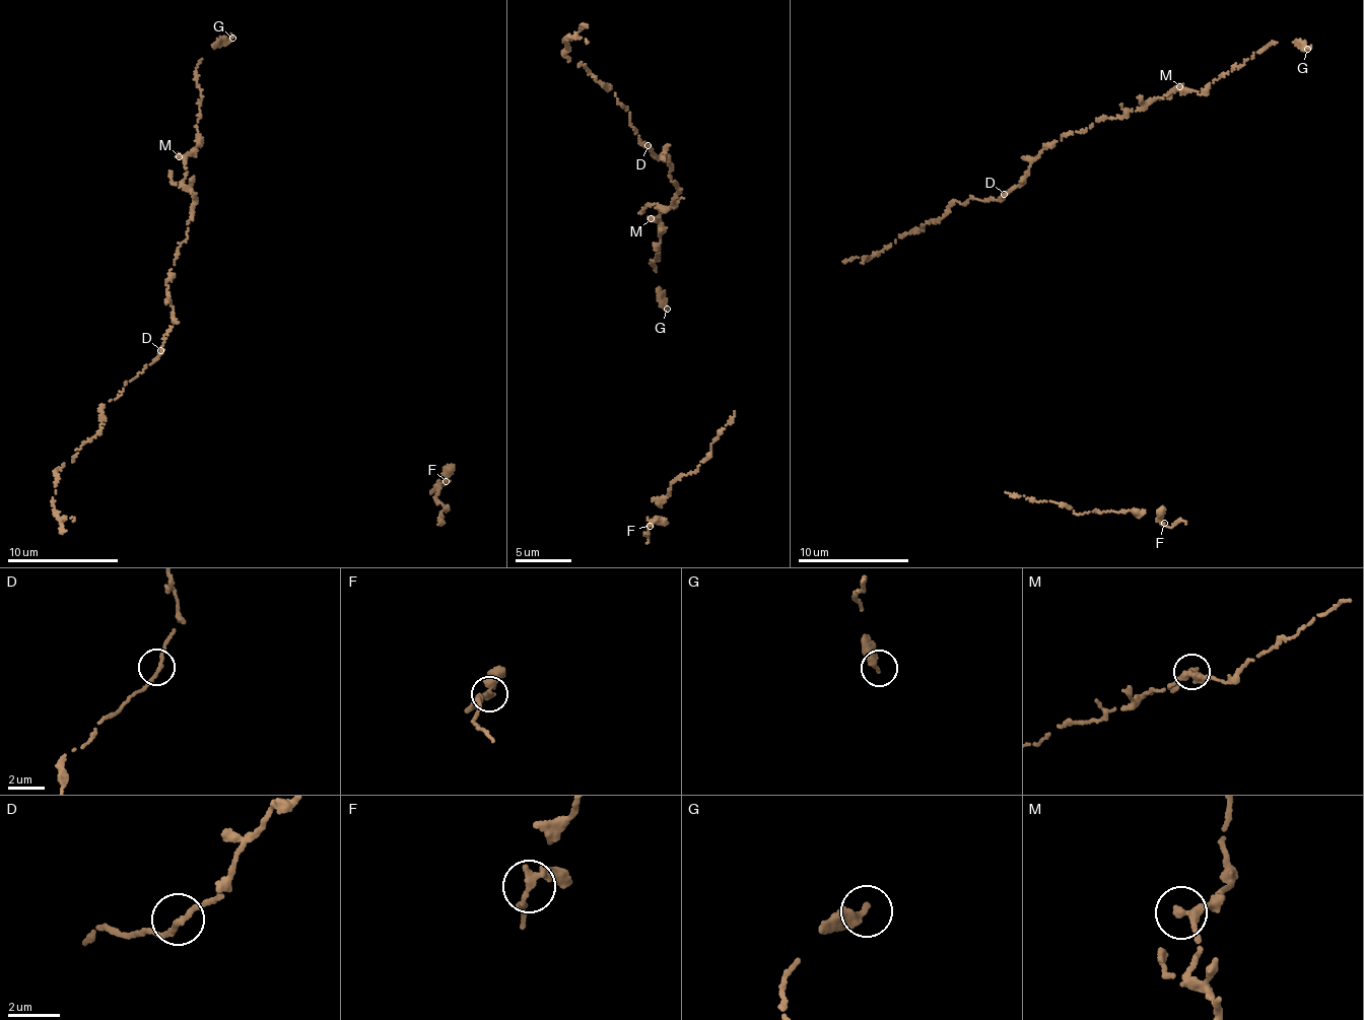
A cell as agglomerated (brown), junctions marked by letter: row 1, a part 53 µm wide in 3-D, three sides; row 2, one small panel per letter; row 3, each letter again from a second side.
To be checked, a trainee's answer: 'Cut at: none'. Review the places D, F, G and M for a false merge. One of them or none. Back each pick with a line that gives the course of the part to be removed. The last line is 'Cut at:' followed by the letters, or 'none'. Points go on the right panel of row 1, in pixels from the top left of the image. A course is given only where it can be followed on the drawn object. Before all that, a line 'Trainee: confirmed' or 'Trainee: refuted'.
Trainee: confirmed
Cut at: none

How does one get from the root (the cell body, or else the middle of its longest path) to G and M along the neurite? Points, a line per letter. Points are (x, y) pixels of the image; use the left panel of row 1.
G: (162, 353), (174, 323), (167, 281), (196, 204), (184, 182), (185, 159), (200, 144), (196, 70), (232, 38)
M: (162, 353), (174, 323), (167, 281), (196, 204), (193, 194), (186, 190), (185, 168), (178, 157)

